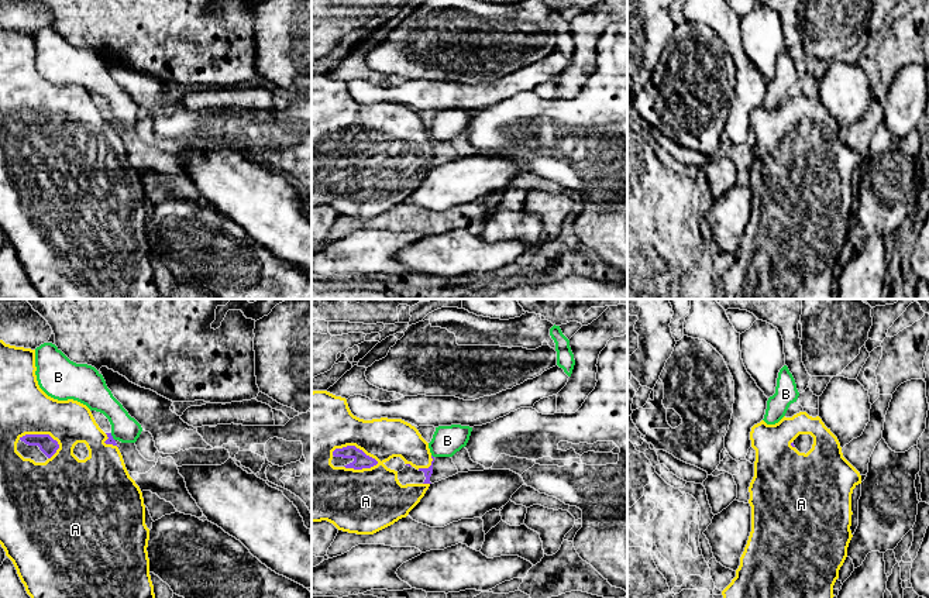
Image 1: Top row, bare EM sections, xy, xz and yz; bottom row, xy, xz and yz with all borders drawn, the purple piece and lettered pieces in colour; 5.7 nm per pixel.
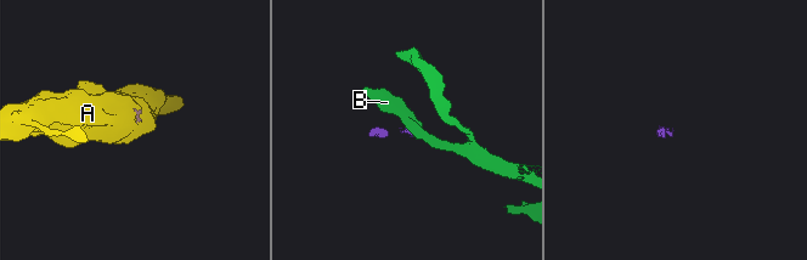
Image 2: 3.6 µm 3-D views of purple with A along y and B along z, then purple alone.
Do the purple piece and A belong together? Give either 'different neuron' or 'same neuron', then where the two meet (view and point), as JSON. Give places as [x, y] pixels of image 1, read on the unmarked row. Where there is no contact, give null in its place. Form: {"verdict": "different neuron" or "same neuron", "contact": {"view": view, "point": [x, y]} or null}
{"verdict": "same neuron", "contact": {"view": "xz", "point": [354, 130]}}

